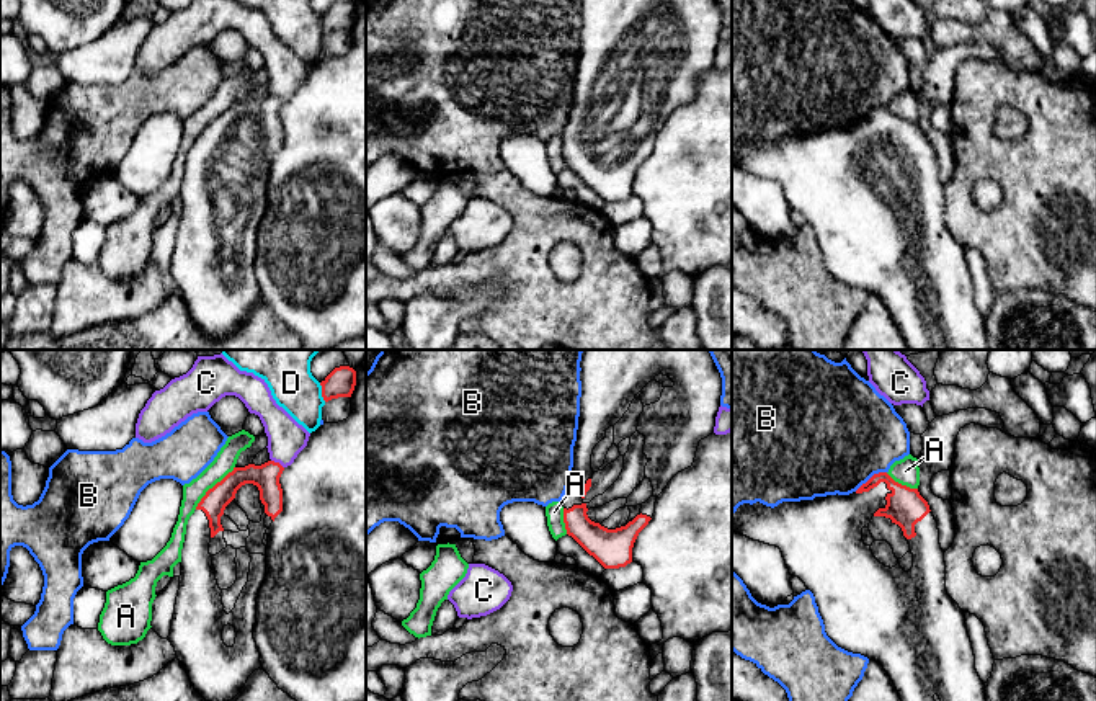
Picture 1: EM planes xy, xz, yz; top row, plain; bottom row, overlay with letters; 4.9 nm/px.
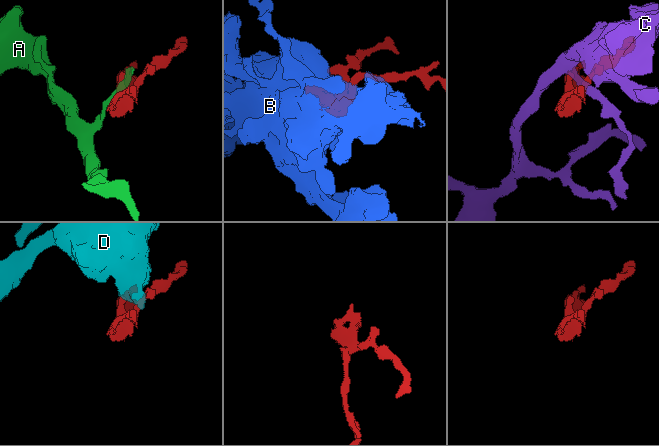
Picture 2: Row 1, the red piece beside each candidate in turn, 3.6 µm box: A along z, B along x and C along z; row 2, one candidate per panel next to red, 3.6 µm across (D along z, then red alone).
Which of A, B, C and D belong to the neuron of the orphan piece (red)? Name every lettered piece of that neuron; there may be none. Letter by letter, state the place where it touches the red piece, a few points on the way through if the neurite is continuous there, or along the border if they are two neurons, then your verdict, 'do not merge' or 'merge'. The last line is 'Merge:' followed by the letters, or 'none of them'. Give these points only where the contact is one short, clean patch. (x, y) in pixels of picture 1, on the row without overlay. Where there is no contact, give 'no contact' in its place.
A: xy (214, 120) | along xy (234, 100), (206, 126), (195, 142) | do not merge
B: yz (871, 111) | do not merge
C: xy (278, 97) | along xy (271, 93), (283, 102) | do not merge
D: xy (322, 26) | along xy (319, 17), (325, 35) | do not merge
Merge: none of them

